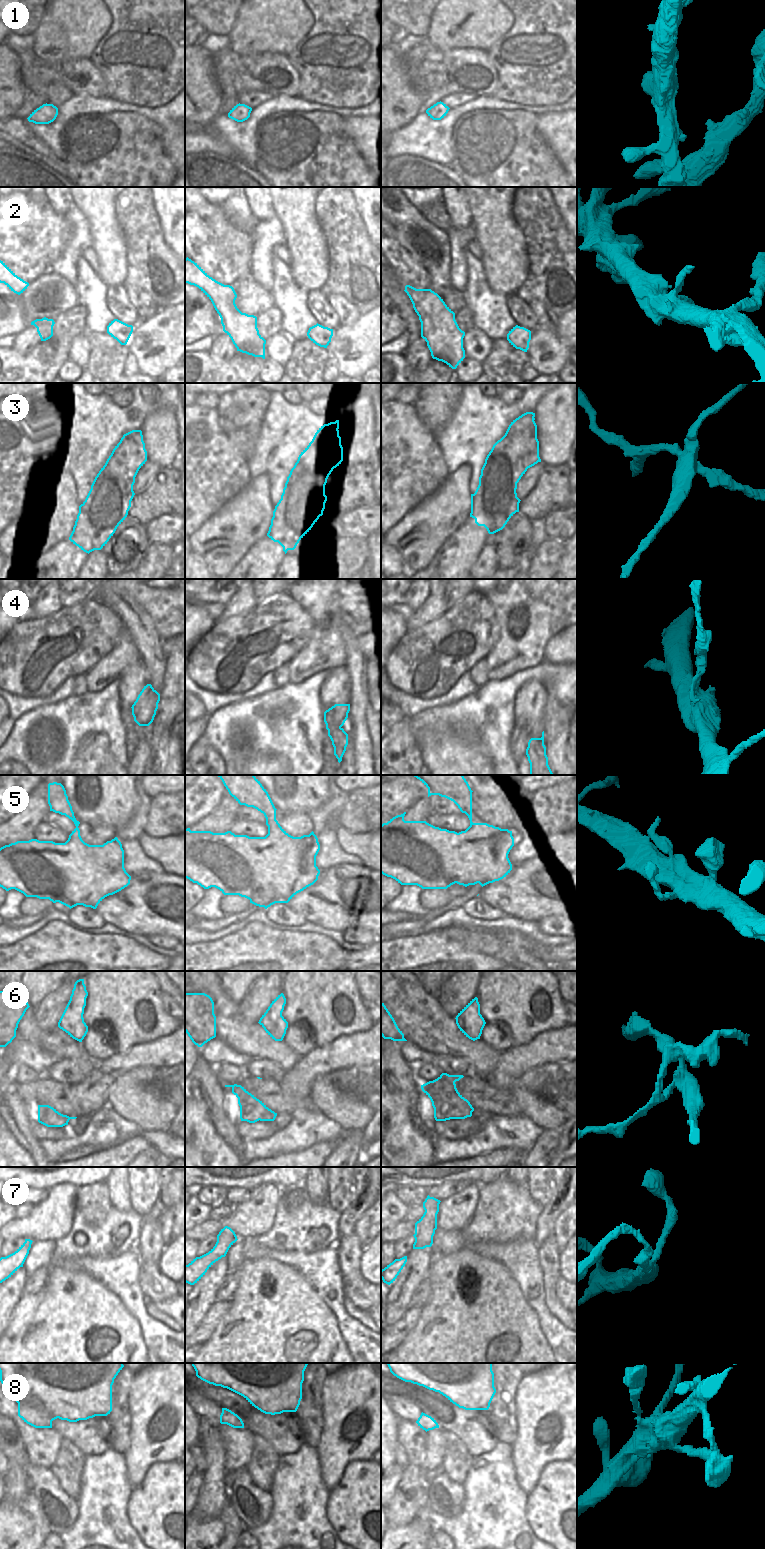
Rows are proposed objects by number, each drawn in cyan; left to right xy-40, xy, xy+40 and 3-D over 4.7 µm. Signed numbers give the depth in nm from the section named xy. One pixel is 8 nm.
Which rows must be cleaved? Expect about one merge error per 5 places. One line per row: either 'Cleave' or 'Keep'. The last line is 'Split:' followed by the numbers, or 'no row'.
1: Keep
2: Keep
3: Cleave
4: Cleave
5: Keep
6: Cleave
7: Keep
8: Keep
Split: 3, 4, 6

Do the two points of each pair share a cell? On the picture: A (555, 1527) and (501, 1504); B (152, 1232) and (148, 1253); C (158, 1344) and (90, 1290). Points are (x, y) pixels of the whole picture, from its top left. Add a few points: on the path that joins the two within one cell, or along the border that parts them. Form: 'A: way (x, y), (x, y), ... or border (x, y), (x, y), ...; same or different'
A: border (527, 1494), (526, 1520), (536, 1535); different
B: way (150, 1237), (149, 1248); same
C: border (128, 1311), (138, 1322), (144, 1345), (149, 1352); different

